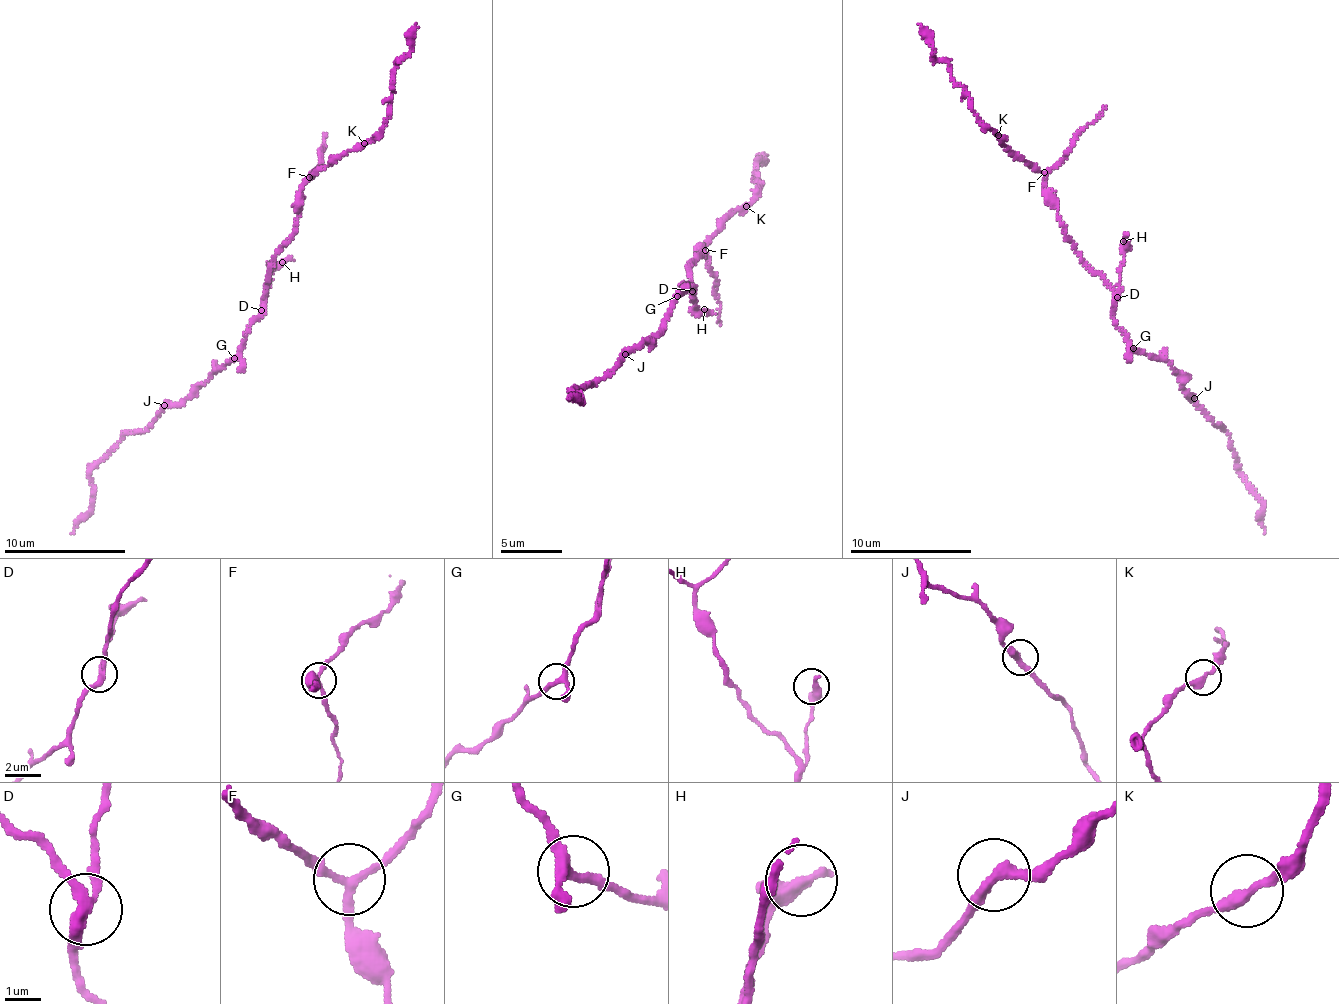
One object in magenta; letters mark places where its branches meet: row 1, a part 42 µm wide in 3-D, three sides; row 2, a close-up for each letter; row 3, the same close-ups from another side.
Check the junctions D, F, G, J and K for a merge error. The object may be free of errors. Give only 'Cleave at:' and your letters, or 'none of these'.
Cleave at: D

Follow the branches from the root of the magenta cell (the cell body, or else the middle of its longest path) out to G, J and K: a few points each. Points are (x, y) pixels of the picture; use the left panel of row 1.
G: (264, 291), (262, 314), (250, 326), (241, 351), (234, 358)
J: (264, 291), (262, 314), (250, 326), (241, 351), (185, 399), (164, 405)
K: (264, 291), (271, 261), (293, 239), (303, 184), (311, 175), (336, 163), (364, 143)

